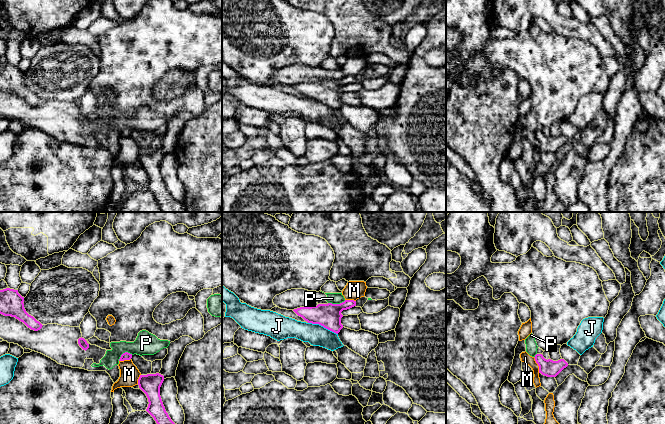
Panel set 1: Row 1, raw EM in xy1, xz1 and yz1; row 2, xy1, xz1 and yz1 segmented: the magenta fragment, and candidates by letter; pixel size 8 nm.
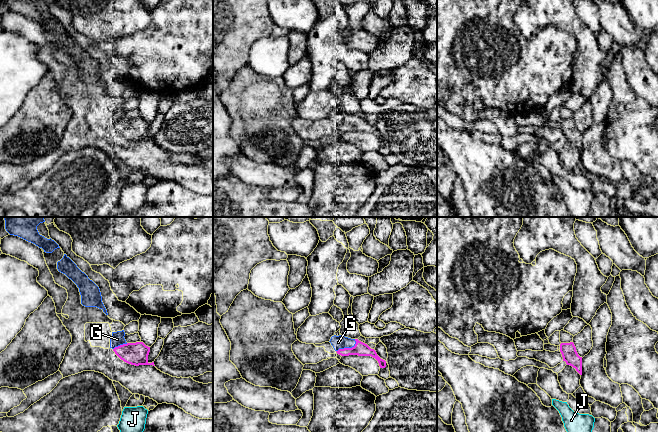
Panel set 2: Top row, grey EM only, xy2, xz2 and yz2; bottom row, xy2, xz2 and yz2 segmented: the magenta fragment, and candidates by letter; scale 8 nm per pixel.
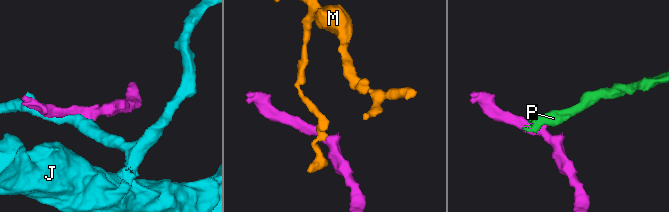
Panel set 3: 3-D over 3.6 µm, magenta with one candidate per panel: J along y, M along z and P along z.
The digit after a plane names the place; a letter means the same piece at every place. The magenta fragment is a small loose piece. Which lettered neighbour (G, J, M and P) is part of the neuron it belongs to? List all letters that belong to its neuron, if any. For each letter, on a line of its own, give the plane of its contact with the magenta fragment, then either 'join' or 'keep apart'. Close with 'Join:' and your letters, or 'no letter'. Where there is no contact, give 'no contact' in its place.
G: meets magenta in xz2; join
J: meets magenta in xz1; keep apart
M: meets magenta in yz1; keep apart
P: meets magenta in xz1; keep apart
Join: G

